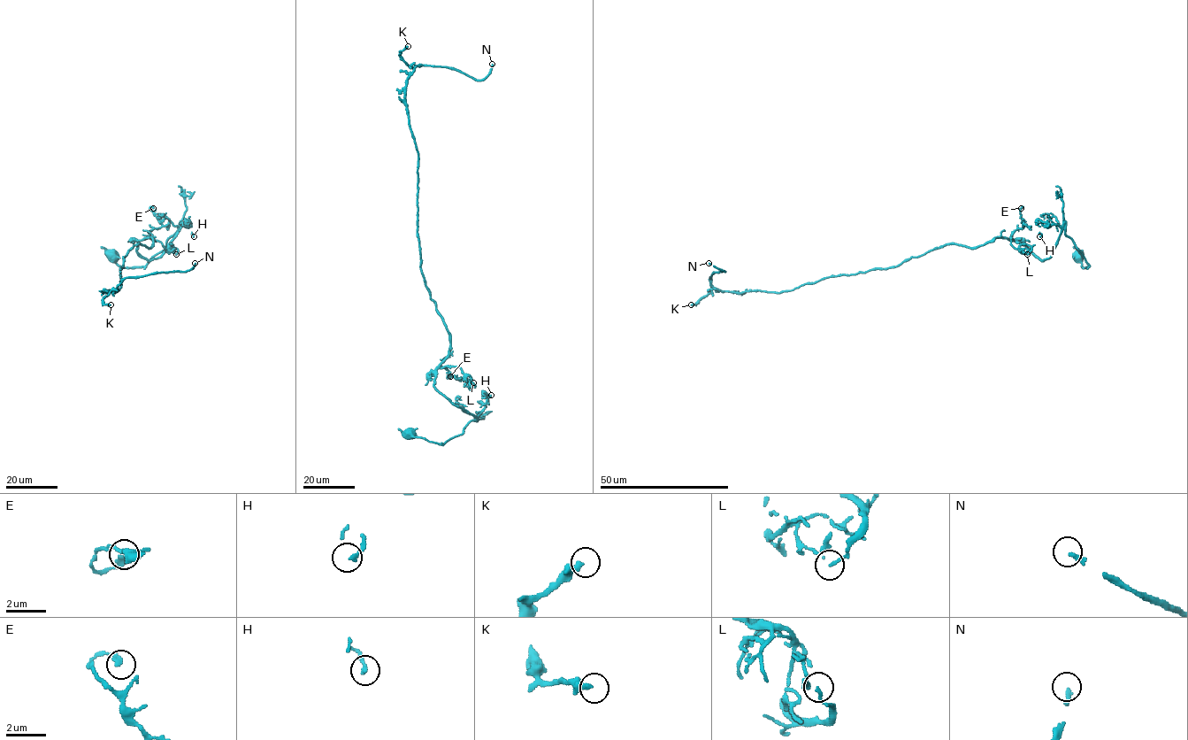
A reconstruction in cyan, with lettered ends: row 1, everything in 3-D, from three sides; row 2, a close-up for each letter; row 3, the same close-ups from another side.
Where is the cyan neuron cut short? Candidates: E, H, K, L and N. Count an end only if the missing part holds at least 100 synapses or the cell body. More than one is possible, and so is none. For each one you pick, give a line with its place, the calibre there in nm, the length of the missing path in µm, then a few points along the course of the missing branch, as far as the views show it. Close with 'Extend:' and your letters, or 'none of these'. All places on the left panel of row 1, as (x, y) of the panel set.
N: Place: (195, 263). Thickness 180 nm. Missing length about 180 µm
Extend: N

